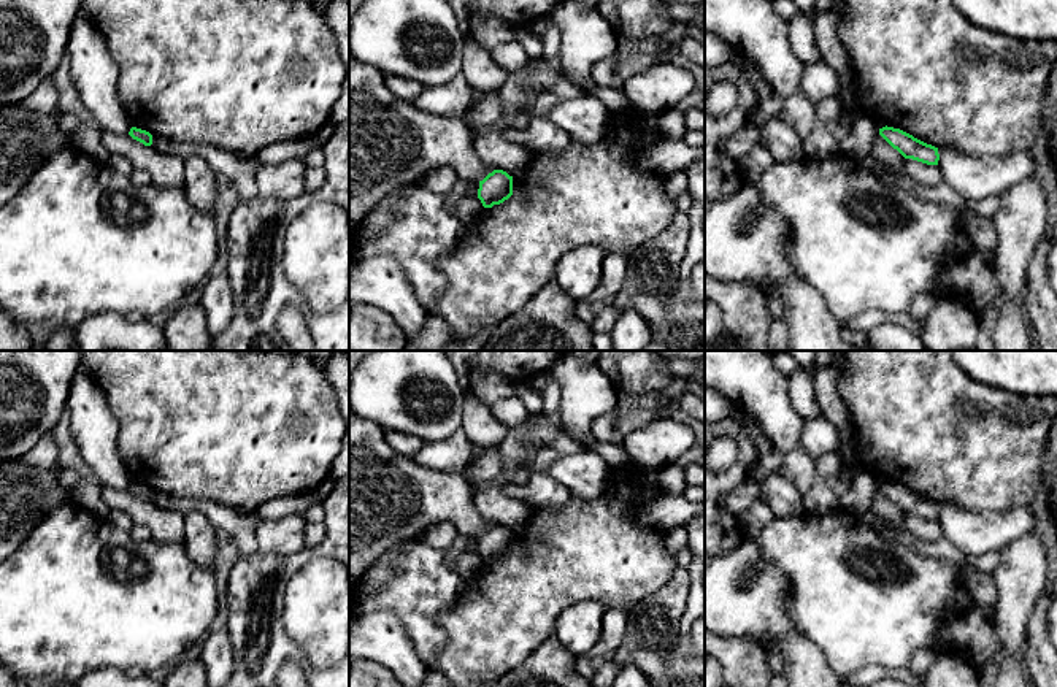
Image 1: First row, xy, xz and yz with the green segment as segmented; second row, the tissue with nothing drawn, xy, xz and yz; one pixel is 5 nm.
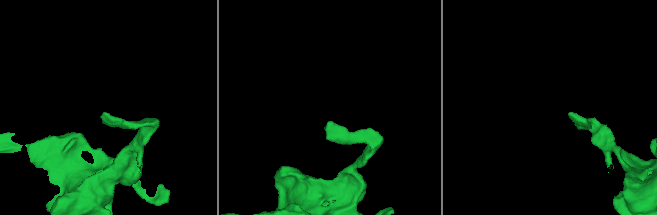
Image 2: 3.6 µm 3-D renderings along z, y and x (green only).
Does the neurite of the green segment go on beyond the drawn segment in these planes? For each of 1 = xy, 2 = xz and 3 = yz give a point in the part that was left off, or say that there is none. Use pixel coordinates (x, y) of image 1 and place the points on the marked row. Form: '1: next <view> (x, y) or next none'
1: next none
2: next none
3: next none

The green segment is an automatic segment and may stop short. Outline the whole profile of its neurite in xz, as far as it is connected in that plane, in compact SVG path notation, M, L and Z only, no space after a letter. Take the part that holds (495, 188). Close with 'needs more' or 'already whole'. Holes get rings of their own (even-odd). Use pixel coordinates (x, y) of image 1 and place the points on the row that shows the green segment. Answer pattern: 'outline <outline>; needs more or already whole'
outline M494 170L479 181L478 198L484 208L500 205L513 195L513 176L503 170Z; already whole

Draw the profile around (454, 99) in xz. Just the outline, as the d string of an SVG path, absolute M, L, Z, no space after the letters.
M459 73L441 86L429 86L413 100L413 105L427 113L438 113L446 117L463 117L476 102L476 92Z

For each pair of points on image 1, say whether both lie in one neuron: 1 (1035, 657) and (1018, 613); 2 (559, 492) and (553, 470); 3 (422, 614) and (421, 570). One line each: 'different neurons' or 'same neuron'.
1: different neurons
2: different neurons
3: same neuron

